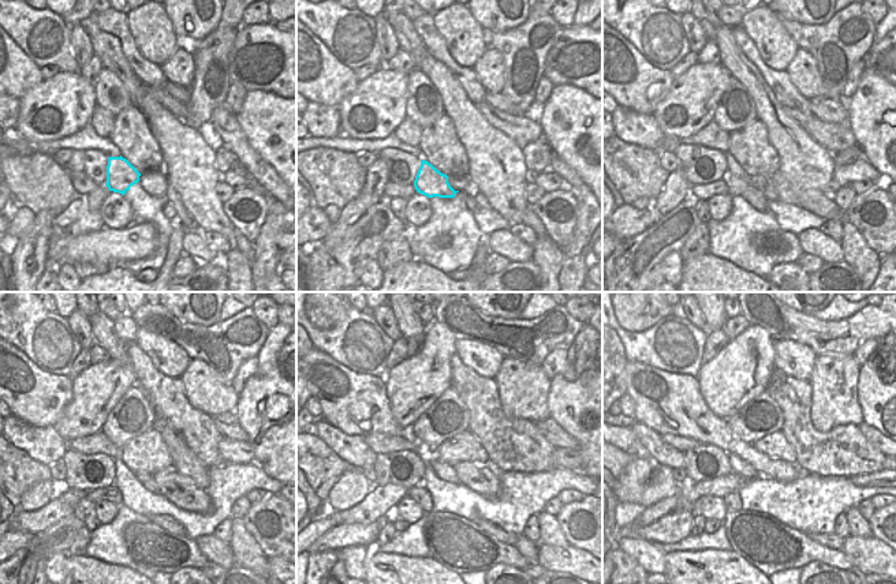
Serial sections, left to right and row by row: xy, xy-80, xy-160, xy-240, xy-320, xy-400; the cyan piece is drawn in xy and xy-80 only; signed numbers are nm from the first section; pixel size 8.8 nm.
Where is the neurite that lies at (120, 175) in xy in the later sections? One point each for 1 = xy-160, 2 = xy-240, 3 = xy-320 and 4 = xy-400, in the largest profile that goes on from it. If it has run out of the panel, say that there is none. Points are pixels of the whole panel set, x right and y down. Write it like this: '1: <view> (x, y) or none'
1: xy-160 (735, 187)
2: xy-240 (165, 521)
3: xy-320 (493, 530)
4: xy-400 (831, 541)

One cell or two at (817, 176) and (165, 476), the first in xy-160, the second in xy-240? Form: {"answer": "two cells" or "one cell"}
{"answer": "two cells"}

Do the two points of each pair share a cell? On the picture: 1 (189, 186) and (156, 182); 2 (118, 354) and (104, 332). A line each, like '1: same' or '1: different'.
1: different
2: same

